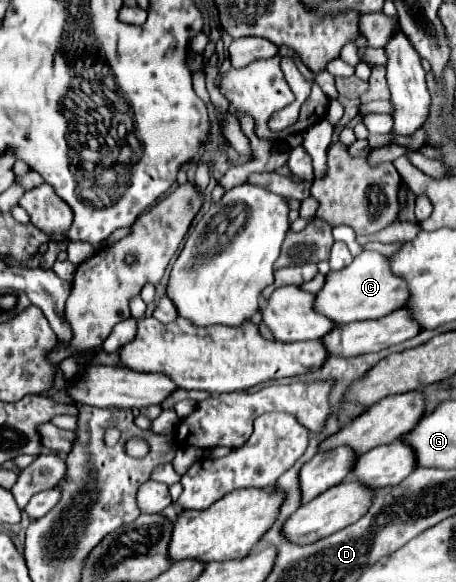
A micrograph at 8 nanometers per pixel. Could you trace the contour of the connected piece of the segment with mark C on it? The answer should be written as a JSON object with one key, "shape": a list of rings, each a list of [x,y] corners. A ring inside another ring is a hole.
{"shape":[[[364,251],[348,267],[330,271],[324,287],[314,297],[314,311],[326,315],[334,323],[352,323],[366,319],[380,319],[406,303],[406,281],[392,275],[388,259],[376,251]]]}

